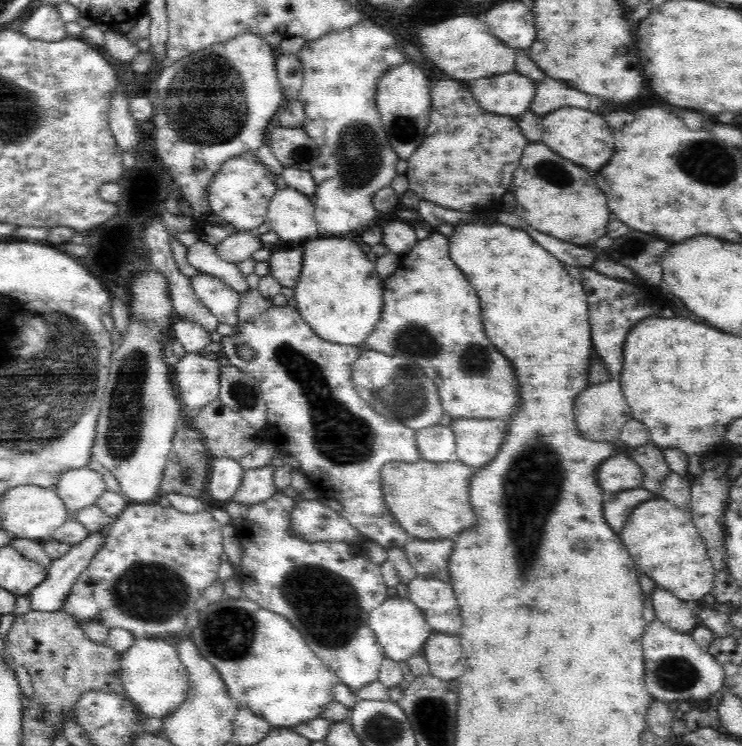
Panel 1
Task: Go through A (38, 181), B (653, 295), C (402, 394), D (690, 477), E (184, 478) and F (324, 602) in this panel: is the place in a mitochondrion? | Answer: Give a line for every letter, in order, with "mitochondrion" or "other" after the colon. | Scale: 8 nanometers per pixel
A: other
B: other
C: mitochondrion
D: other
E: mitochondrion
F: mitochondrion

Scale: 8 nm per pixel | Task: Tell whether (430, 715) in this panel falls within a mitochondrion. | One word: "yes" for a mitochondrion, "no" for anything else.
yes

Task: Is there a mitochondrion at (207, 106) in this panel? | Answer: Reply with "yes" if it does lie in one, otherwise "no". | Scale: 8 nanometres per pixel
yes

